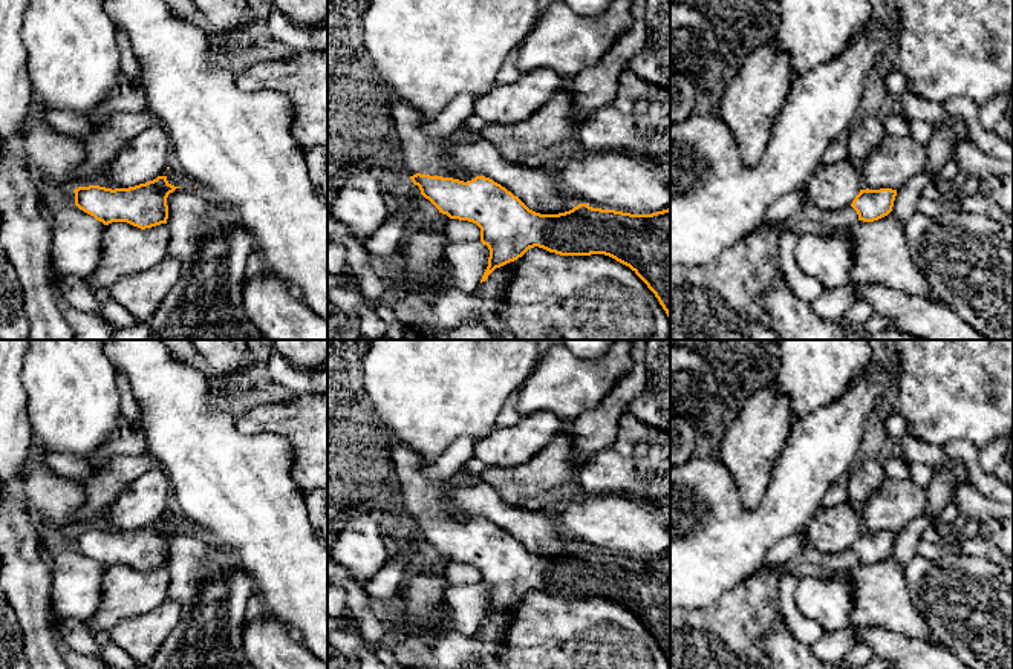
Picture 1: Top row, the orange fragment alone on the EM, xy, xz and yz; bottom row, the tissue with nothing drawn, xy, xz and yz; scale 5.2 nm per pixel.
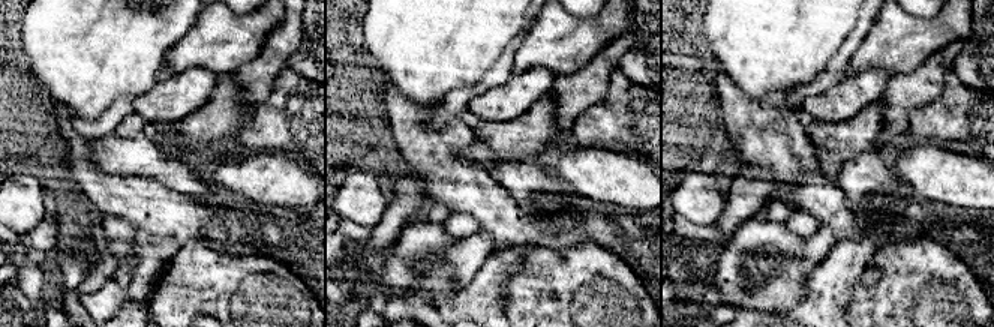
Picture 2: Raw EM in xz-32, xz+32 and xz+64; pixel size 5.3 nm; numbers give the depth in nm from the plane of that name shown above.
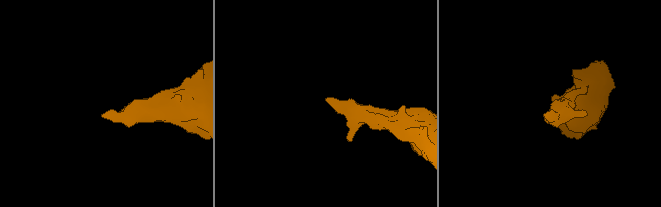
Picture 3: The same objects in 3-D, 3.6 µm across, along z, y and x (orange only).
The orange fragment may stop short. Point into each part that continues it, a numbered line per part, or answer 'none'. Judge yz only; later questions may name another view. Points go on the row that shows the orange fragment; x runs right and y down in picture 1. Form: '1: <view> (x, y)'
1: yz (810, 219)

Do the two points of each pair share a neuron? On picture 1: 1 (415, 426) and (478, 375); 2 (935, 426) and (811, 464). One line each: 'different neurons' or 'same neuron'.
1: same neuron
2: different neurons

